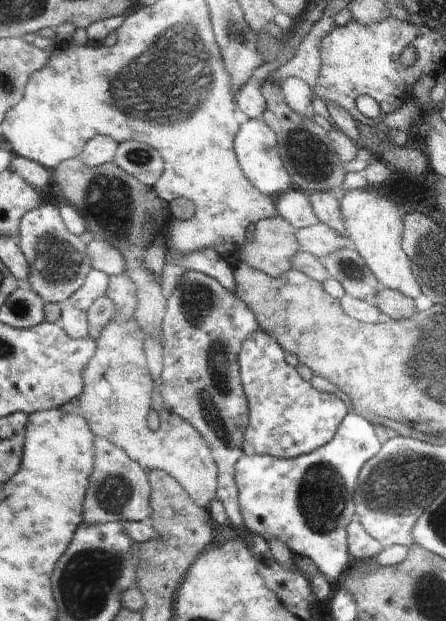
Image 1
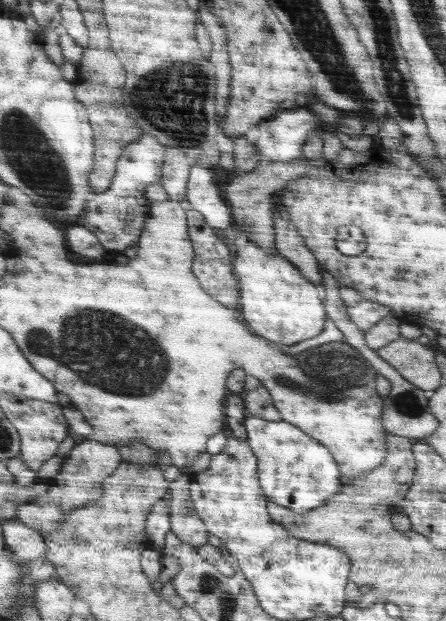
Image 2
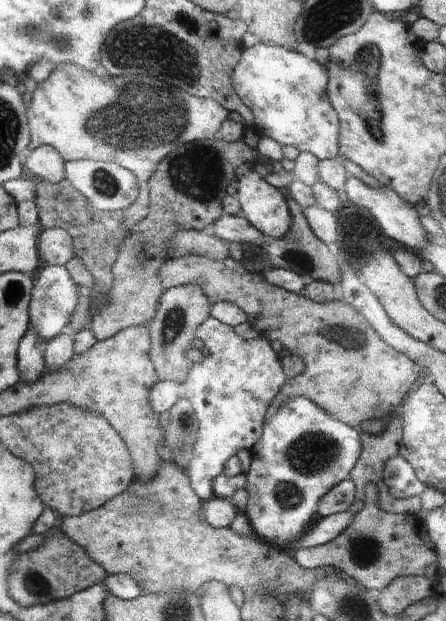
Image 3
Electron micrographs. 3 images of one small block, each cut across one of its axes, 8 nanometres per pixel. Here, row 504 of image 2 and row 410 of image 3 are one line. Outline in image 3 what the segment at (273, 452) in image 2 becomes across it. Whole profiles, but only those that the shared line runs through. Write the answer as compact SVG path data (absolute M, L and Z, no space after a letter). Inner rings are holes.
M298 397L290 399L272 418L267 418L260 441L249 451L252 457L250 469L241 476L242 487L248 493L245 514L258 538L286 548L301 540L306 528L314 522L324 496L339 482L351 478L351 470L362 454L362 432L334 420L311 400Z

